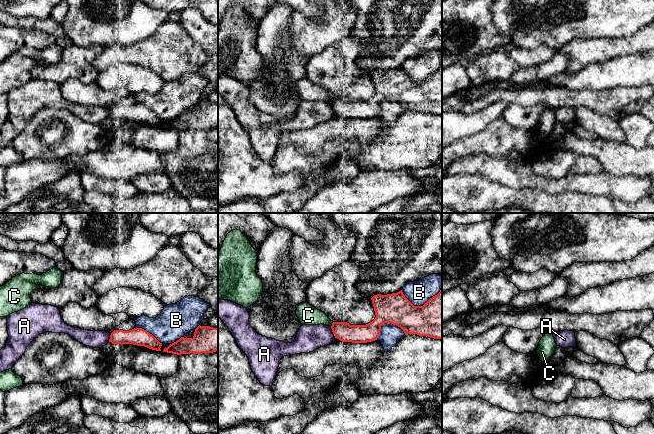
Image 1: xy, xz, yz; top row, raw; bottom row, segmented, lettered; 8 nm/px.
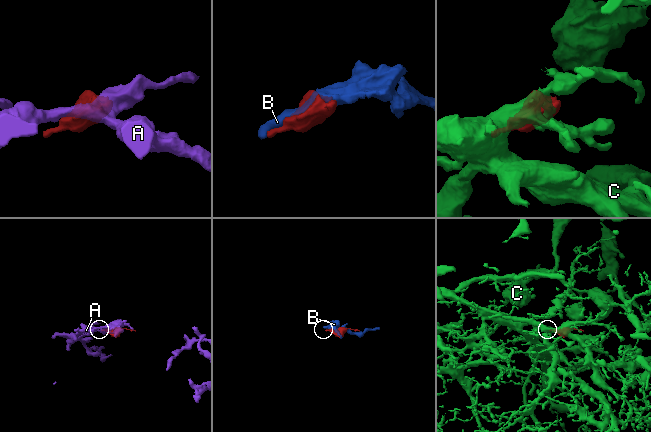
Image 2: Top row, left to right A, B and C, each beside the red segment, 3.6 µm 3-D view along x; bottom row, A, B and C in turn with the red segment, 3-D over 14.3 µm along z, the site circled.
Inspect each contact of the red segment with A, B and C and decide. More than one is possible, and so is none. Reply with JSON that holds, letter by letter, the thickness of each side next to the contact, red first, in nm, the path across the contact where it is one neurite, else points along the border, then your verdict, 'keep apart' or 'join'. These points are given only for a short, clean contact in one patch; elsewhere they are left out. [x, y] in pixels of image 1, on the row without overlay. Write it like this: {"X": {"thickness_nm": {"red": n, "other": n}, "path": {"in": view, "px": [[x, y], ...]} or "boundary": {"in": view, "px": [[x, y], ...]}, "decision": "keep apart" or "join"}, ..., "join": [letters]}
{"A": {"thickness_nm": {"red": 150, "other": 200}, "decision": "keep apart"}, "B": {"thickness_nm": {"red": 360, "other": 190}, "decision": "keep apart"}, "C": {"thickness_nm": {"red": 150, "other": 160}, "decision": "join"}, "join": ["C"]}

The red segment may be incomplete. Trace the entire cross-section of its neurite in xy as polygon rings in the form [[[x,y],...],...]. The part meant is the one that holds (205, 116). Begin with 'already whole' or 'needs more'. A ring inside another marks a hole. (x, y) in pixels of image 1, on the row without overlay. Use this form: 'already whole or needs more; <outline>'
already whole; [[[198,102],[192,114],[181,113],[165,123],[163,128],[172,130],[202,130],[218,127],[218,104]]]

